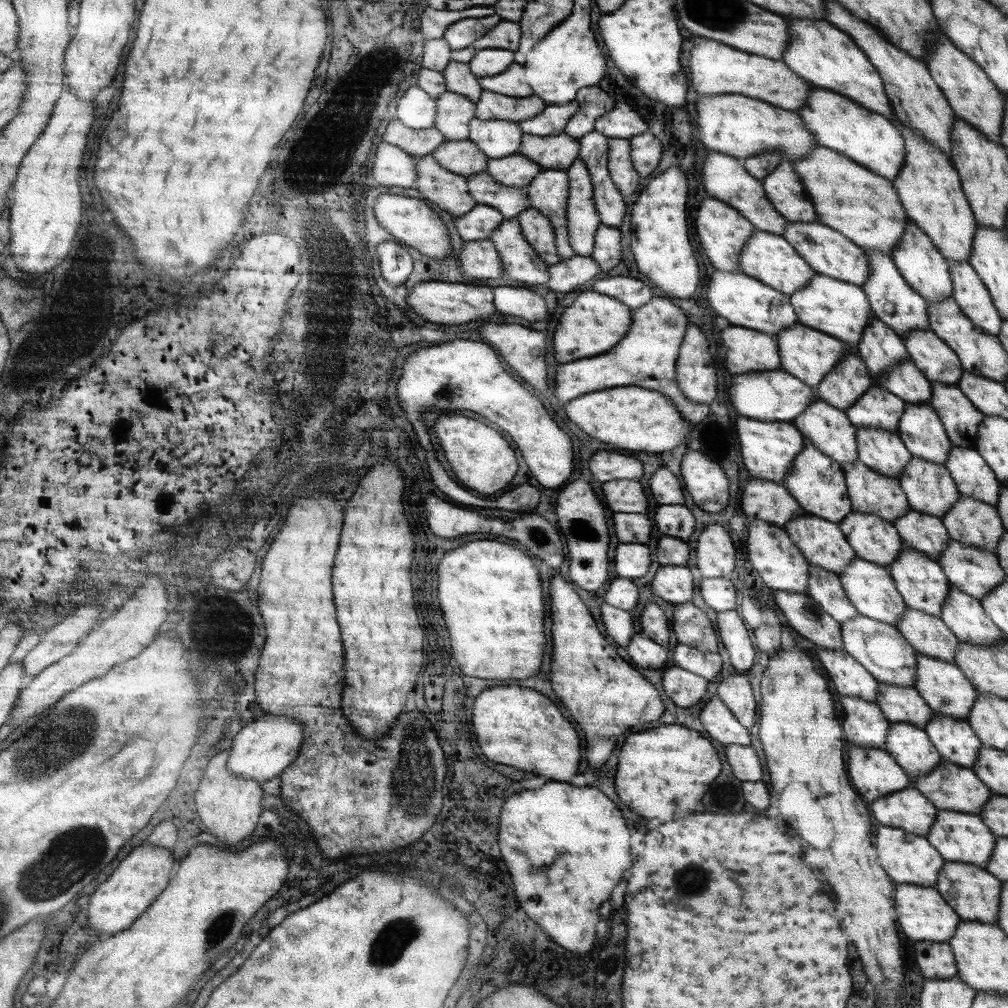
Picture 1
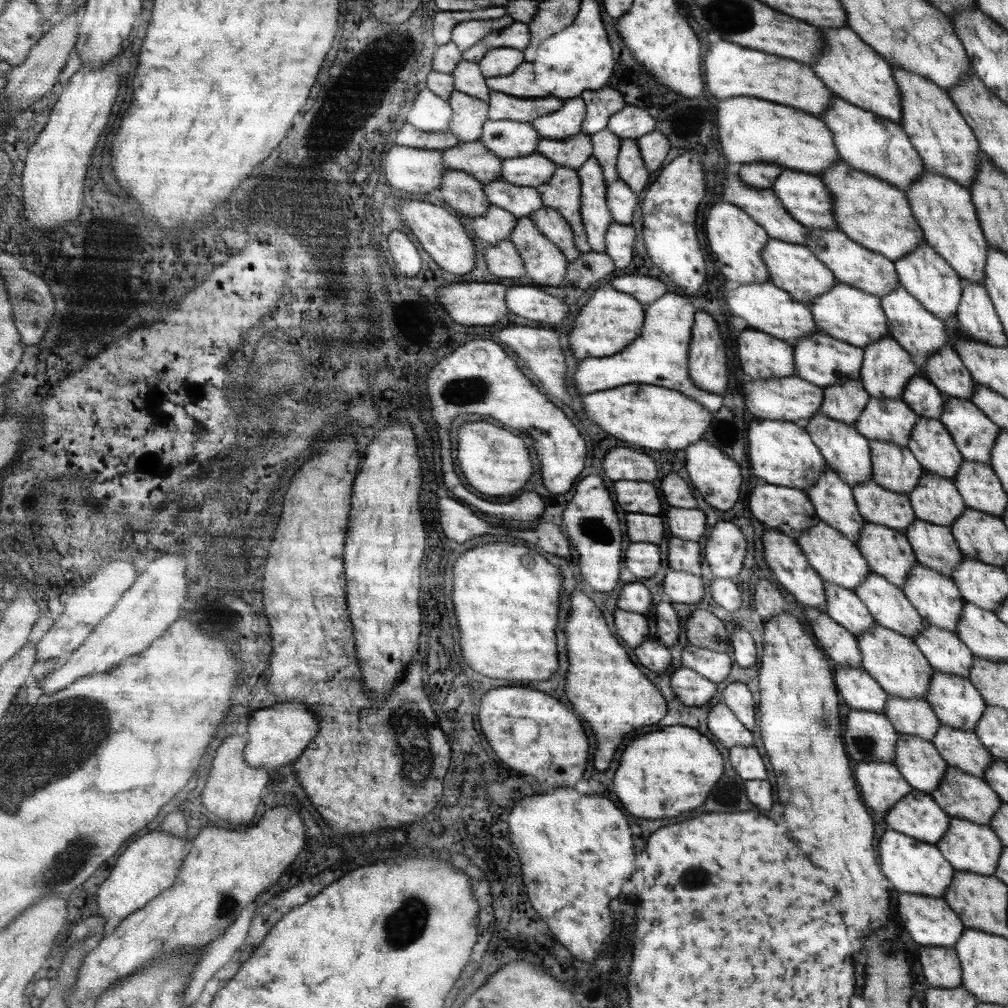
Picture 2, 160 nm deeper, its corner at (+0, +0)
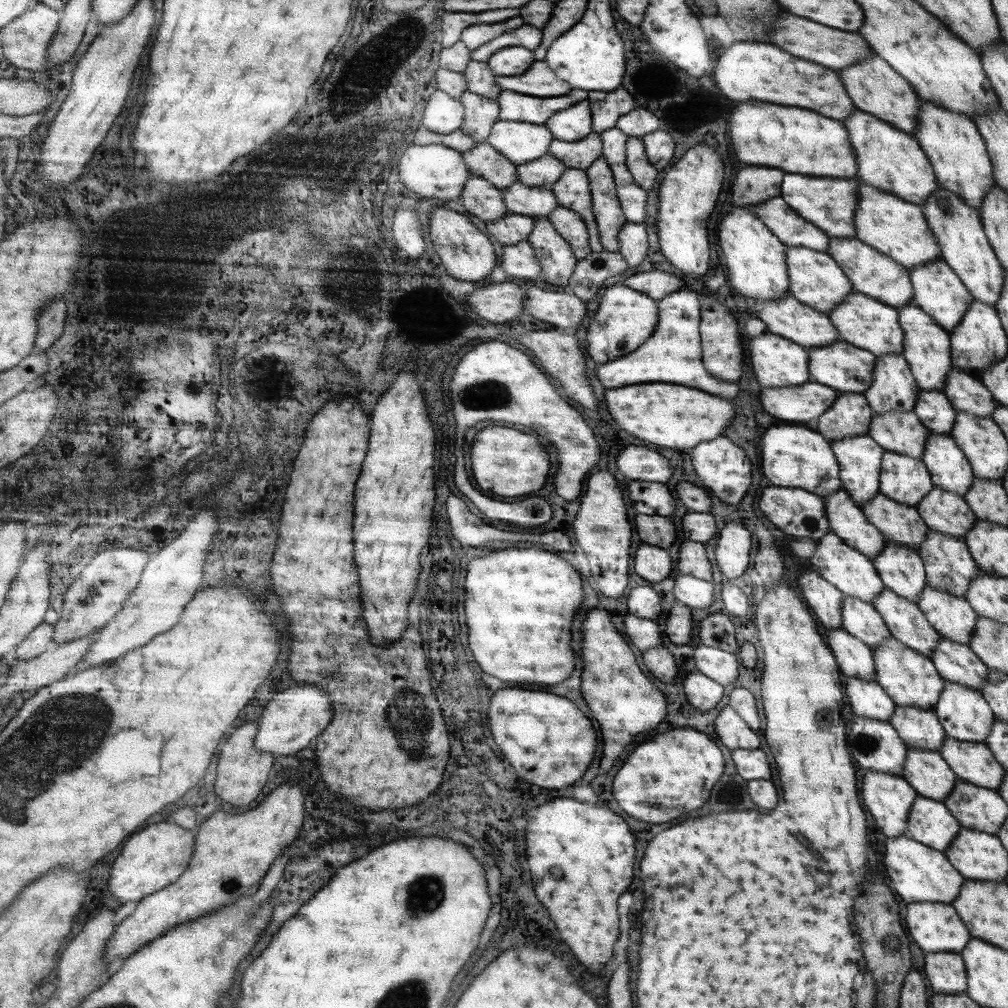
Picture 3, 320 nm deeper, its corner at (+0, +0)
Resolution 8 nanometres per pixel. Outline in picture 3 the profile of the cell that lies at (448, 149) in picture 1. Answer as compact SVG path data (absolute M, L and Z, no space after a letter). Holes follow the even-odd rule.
M486 142L476 143L461 154L471 176L484 177L500 190L518 180L516 165Z

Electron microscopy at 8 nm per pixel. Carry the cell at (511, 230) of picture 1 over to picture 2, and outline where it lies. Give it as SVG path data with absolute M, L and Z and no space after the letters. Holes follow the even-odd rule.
M529 217L517 219L509 240L524 262L524 275L533 280L533 285L561 286L569 262Z

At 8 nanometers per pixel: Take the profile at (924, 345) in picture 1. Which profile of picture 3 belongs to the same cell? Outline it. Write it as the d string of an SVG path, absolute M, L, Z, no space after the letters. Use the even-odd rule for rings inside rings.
M952 366L946 376L946 386L941 390L952 408L977 418L991 417L995 411L995 398L977 378Z

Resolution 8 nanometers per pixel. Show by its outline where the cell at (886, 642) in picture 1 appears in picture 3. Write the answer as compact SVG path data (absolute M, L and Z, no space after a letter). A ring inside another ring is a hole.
M891 635L889 640L874 646L872 652L876 669L874 681L892 697L896 706L933 710L942 694L945 680L936 671L935 665L928 657L907 648Z

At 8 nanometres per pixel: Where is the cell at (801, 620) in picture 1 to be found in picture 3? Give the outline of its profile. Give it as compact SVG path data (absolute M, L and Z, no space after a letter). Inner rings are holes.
M842 628L826 629L829 648L841 672L861 680L874 680L876 669L872 649Z

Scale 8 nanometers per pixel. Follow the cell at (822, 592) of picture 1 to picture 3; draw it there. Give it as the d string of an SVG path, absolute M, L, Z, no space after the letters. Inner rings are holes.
M842 595L842 629L864 641L870 649L889 640L890 632L871 603Z

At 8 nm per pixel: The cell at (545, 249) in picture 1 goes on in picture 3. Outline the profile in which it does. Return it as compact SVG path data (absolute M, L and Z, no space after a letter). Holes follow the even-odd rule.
M561 207L555 208L547 218L556 231L568 241L576 260L581 260L592 252L588 243L587 227L575 212Z

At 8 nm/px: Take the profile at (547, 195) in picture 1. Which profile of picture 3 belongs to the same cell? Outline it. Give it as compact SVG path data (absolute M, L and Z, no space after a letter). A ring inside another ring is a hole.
M566 167L550 191L554 194L558 206L581 217L587 227L588 243L592 252L603 251L600 232L592 213L592 195L587 173L581 169Z

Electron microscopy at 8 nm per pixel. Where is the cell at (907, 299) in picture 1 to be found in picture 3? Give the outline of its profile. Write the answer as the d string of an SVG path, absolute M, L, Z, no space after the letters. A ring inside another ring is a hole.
M910 302L898 312L898 323L904 330L904 350L902 355L916 379L916 387L921 391L941 391L946 386L946 376L952 367L951 336L941 328L928 313Z

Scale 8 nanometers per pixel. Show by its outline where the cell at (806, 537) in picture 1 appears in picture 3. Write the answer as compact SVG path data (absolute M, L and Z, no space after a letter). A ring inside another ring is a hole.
M829 532L825 537L816 543L816 549L808 558L811 570L824 577L829 584L835 585L844 596L852 596L867 603L874 602L885 584L880 579L872 560L869 560L864 553L857 552L852 546L845 545L841 538Z

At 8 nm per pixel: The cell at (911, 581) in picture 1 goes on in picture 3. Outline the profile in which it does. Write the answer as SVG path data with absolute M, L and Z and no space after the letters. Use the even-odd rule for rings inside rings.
M926 585L917 604L940 638L969 644L978 616L965 598L939 592Z

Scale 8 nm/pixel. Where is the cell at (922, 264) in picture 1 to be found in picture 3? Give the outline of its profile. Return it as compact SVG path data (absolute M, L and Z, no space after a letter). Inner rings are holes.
M941 259L908 270L914 290L912 303L923 312L928 313L941 328L945 329L945 332L950 334L960 324L960 320L964 318L965 312L974 301L971 293L965 288L960 277Z

